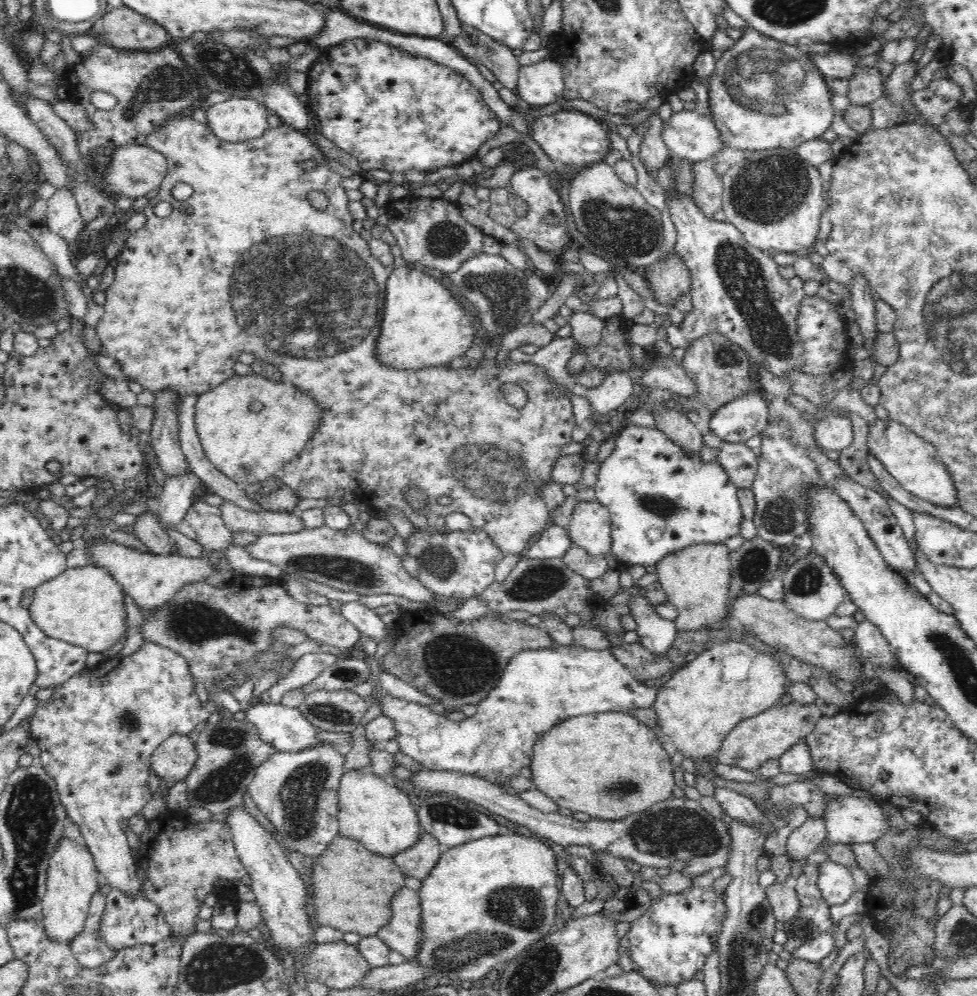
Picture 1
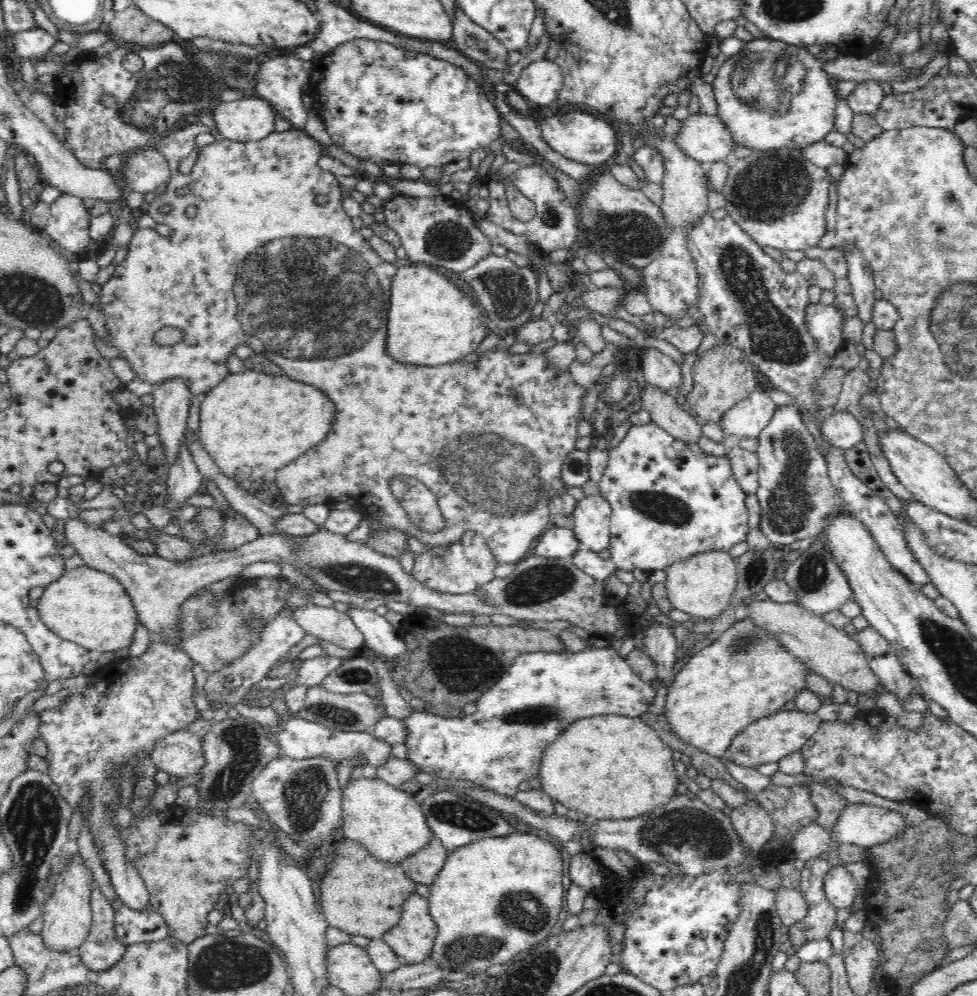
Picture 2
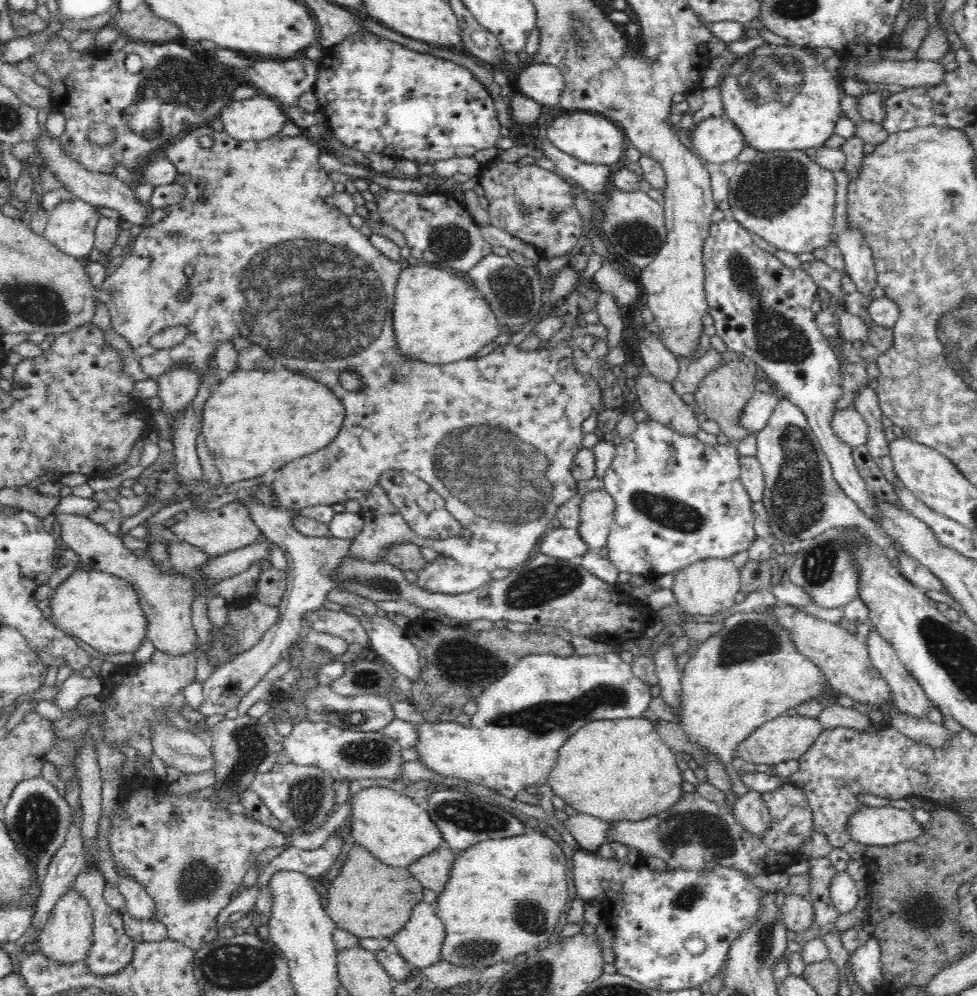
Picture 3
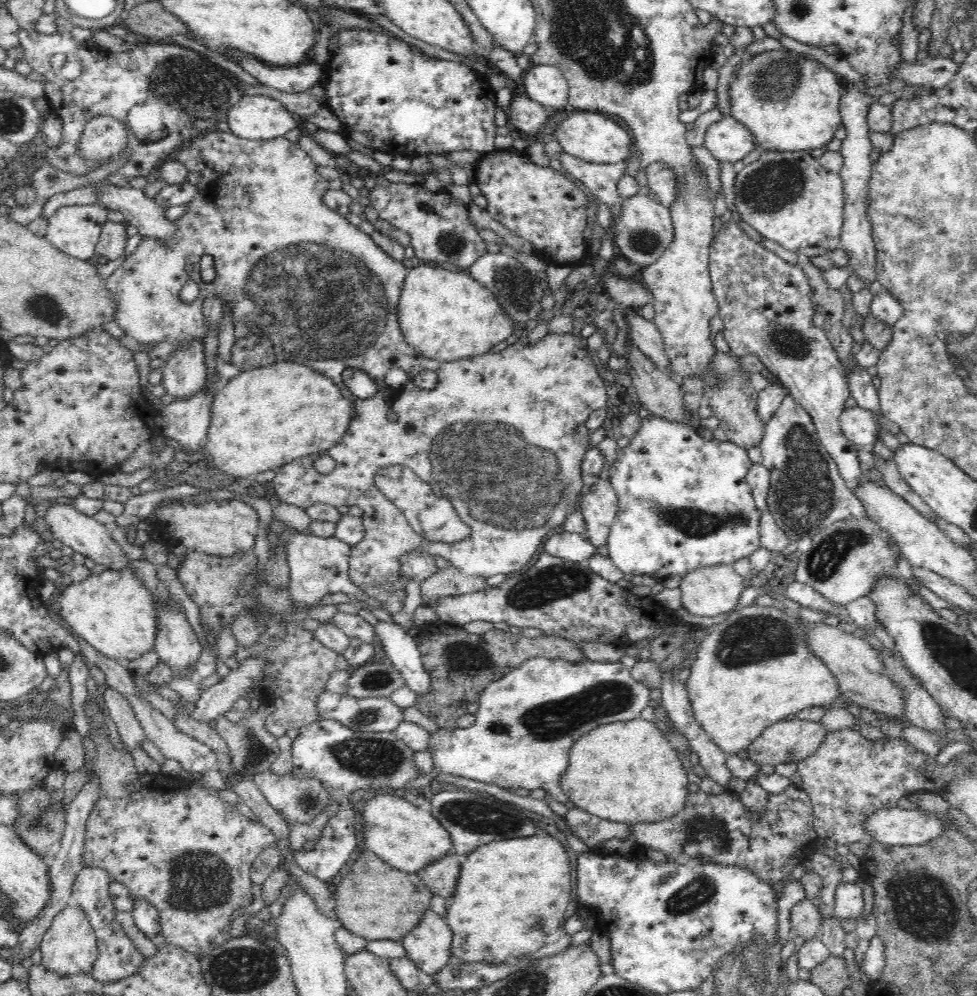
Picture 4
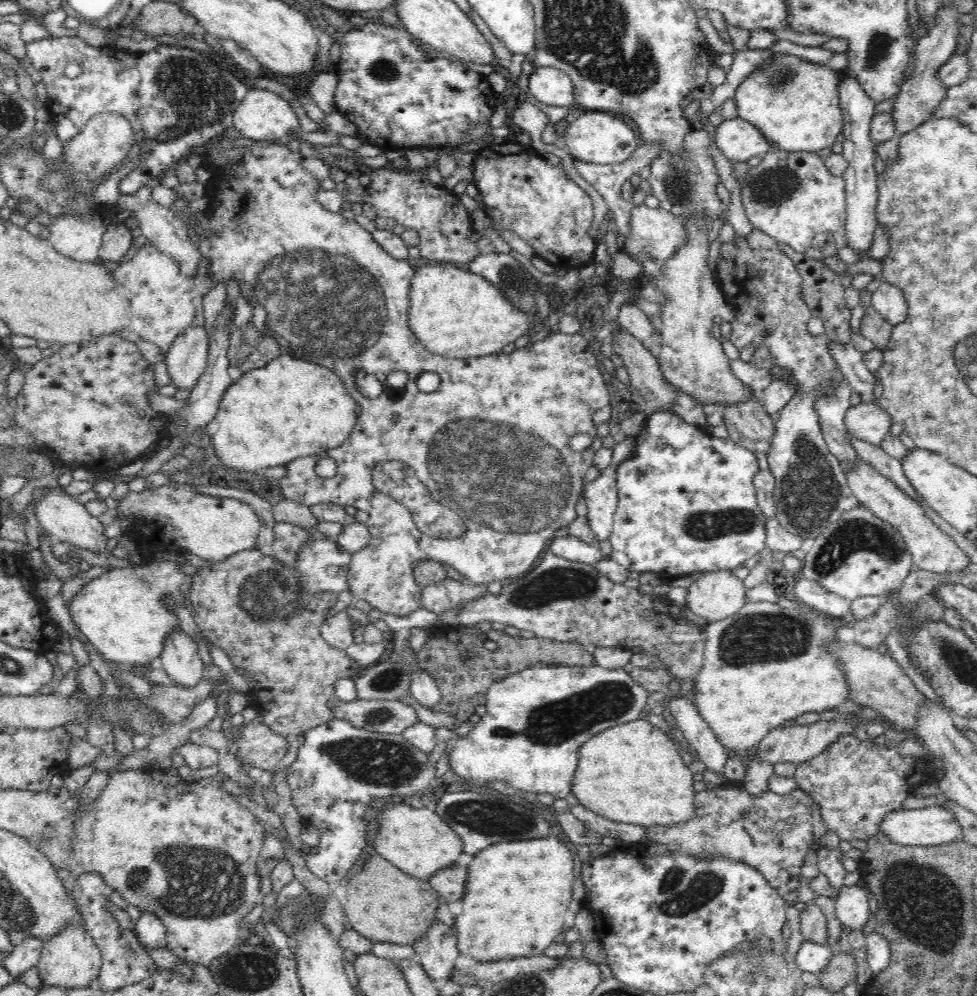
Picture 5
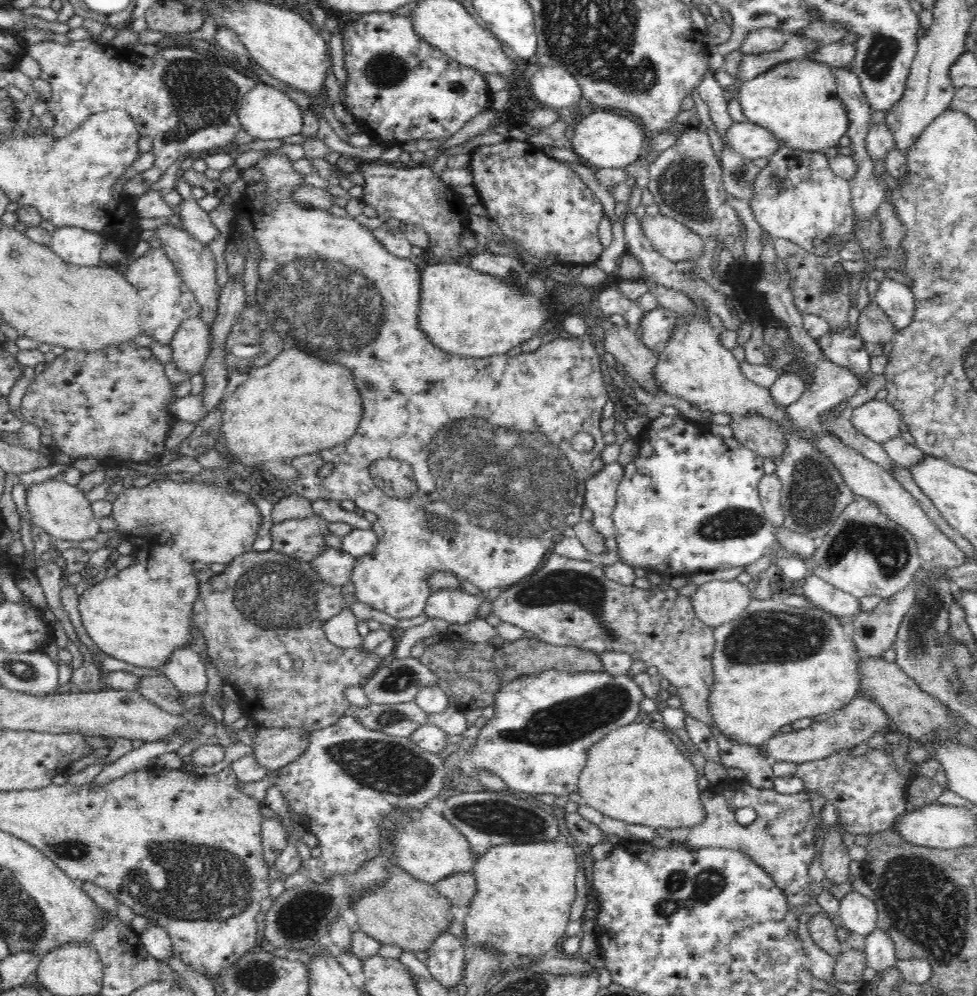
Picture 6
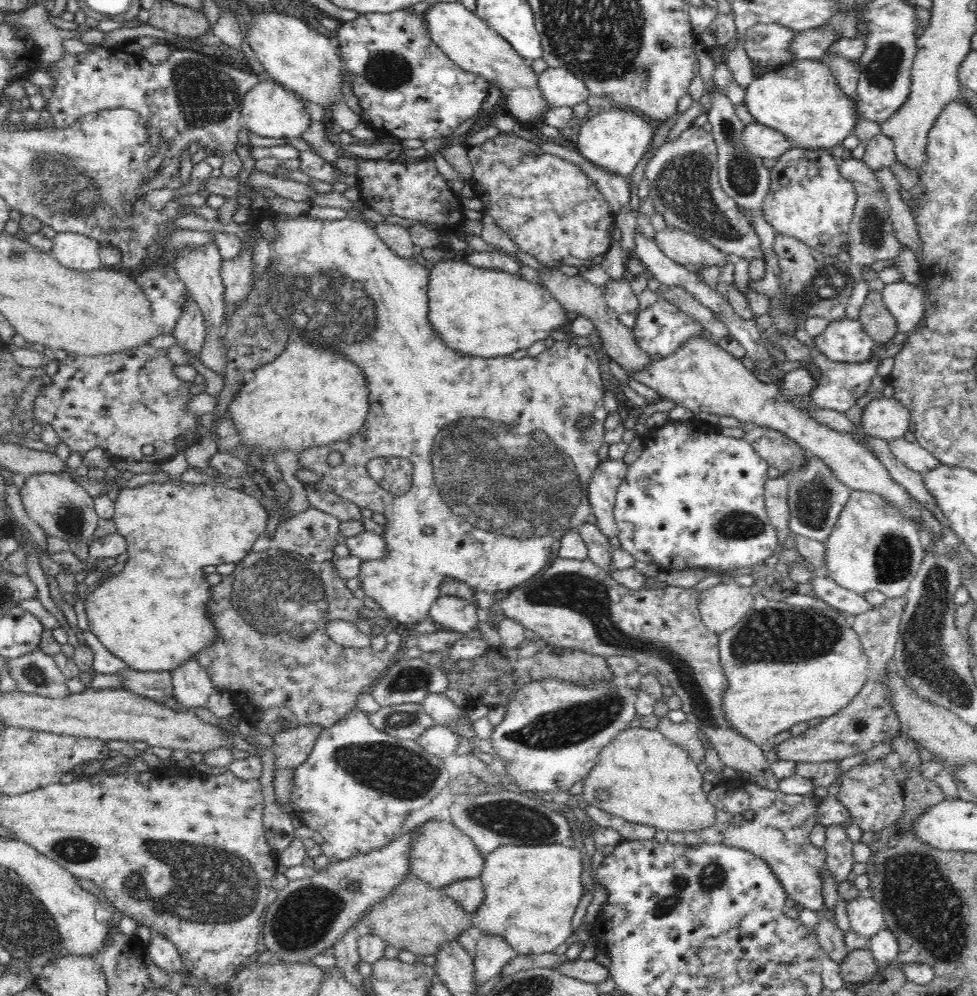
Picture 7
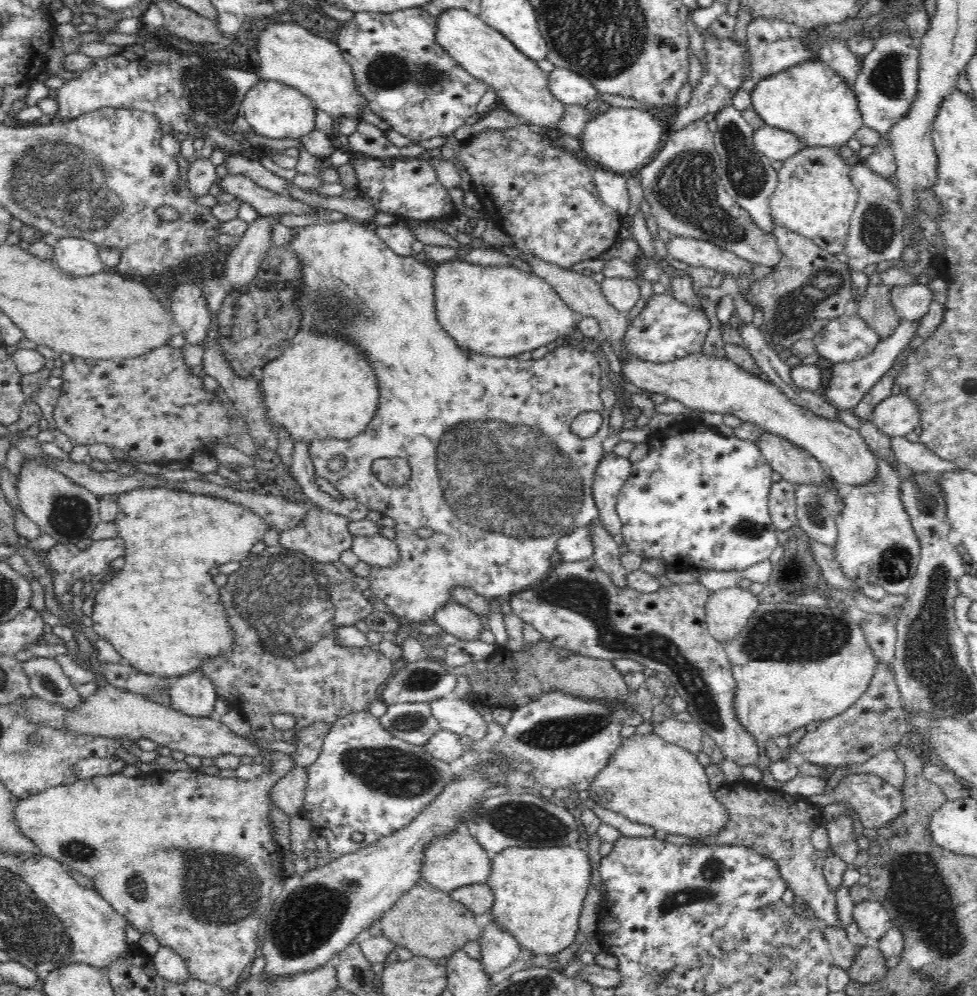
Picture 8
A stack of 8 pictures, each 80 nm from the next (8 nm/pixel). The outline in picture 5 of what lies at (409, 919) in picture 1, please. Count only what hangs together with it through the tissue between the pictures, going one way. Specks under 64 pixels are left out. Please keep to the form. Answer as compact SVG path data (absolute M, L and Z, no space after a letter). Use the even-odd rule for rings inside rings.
M440 921L428 928L424 938L416 939L411 944L420 956L421 965L432 979L451 978L459 954L457 939L455 930Z

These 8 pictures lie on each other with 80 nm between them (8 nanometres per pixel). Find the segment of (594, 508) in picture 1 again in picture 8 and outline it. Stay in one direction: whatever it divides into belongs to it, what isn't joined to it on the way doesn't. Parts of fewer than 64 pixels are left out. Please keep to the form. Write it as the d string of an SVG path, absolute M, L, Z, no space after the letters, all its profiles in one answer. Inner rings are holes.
M605 454L593 478L593 497L599 510L599 518L603 527L612 535L621 532L622 523L615 506L620 489L632 474L632 465L628 457Z

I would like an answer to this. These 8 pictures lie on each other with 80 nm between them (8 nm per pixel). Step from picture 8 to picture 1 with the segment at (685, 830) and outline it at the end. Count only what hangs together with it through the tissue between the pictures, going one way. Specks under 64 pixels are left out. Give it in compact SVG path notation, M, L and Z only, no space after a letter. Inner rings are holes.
M608 711L596 714L585 714L577 717L571 716L557 722L550 730L547 730L532 747L532 762L529 768L532 771L533 788L546 794L558 807L568 808L572 810L573 813L586 813L590 815L591 819L614 821L639 814L644 810L652 809L658 802L663 802L673 797L673 790L676 784L674 774L672 773L674 772L674 765L672 765L670 761L670 756L671 753L667 751L661 742L658 742L656 733L653 732L652 727L645 725L628 713Z

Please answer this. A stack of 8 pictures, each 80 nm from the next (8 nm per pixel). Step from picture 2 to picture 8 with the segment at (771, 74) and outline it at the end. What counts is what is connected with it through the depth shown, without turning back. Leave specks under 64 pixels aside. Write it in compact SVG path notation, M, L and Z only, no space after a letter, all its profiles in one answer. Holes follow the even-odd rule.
M808 59L767 76L755 84L750 96L754 111L766 125L795 134L804 147L839 148L854 137L863 125L858 98L852 86L848 86L820 59Z

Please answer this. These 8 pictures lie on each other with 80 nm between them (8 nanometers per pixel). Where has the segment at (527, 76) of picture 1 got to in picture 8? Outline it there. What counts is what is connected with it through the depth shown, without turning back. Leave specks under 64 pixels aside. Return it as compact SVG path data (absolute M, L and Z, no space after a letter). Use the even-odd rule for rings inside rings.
M555 67L547 73L548 88L554 98L566 106L586 106L596 99L596 87L583 76L568 69Z

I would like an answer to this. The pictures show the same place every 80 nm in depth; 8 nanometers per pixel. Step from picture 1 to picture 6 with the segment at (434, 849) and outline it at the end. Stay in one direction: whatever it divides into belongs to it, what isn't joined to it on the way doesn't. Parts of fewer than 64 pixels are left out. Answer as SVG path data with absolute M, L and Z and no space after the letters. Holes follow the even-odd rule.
M456 873L435 882L433 885L452 905L461 907L468 907L477 891L473 873Z

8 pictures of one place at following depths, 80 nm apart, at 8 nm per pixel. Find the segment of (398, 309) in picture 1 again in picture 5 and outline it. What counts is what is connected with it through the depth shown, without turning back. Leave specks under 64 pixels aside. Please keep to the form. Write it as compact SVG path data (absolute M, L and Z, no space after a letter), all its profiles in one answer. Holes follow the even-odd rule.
M429 263L423 267L418 267L413 274L412 280L409 286L409 296L410 296L410 310L408 310L408 325L410 325L410 331L414 333L414 337L418 339L420 345L424 346L424 349L428 349L430 353L434 355L438 354L440 356L445 356L446 358L466 358L466 357L483 357L488 354L502 353L502 349L510 344L514 343L518 338L528 336L532 332L533 324L532 320L536 318L537 311L535 308L534 315L528 315L512 307L512 303L504 297L503 294L494 286L491 282L488 282L485 278L470 272L469 270L460 269L459 266L453 264L433 264Z

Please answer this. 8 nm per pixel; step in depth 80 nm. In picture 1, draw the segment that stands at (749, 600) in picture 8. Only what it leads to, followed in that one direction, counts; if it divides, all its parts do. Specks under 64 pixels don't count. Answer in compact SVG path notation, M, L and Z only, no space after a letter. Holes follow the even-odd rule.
M696 543L667 554L655 564L657 581L666 592L667 600L678 611L674 620L677 631L700 630L726 618L732 584L730 553L724 543Z

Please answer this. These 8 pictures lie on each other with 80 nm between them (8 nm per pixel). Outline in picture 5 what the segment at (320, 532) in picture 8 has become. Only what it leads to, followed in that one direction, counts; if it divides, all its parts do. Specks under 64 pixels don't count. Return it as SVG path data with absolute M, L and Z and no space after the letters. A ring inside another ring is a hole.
M287 522L276 523L273 532L275 539L266 550L274 560L280 560L280 562L295 560L303 544L312 540L305 528Z

